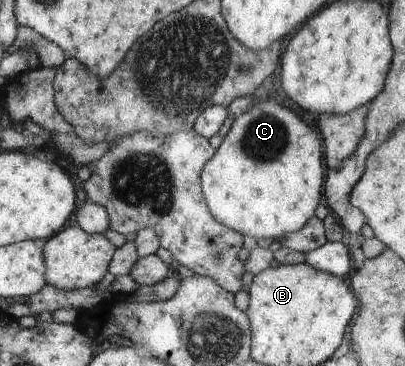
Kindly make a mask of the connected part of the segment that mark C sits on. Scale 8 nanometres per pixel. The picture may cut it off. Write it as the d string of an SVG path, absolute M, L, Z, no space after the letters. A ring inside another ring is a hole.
M263 101L236 117L223 142L200 175L202 192L209 211L236 232L255 239L271 237L277 240L284 233L303 228L315 215L323 197L323 155L319 135L291 109L277 101Z

